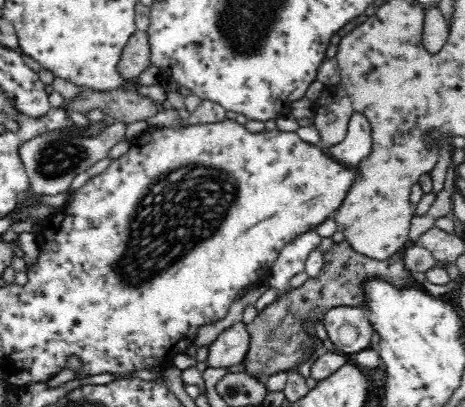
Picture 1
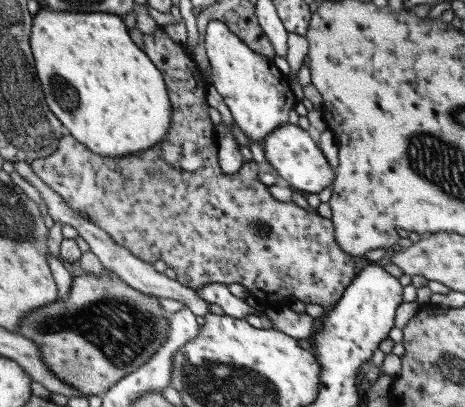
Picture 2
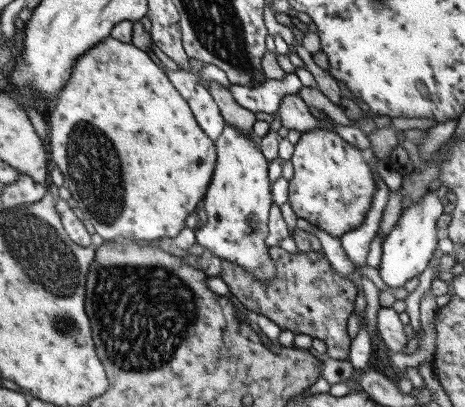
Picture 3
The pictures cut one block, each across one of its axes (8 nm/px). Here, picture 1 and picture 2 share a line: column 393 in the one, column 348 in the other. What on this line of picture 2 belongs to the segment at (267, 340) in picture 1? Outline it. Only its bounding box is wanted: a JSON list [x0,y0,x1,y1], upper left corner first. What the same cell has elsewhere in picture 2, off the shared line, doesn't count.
[31,28,357,310]

